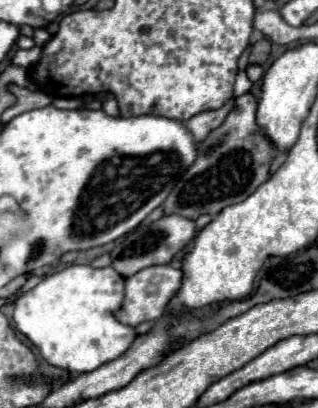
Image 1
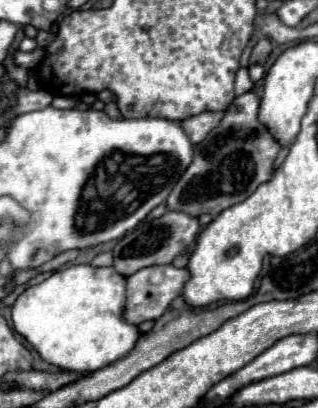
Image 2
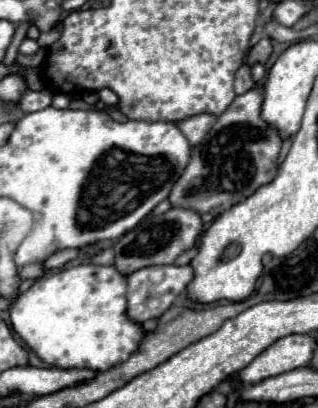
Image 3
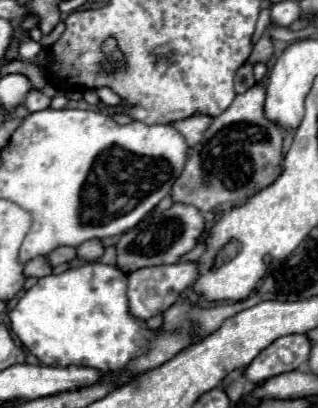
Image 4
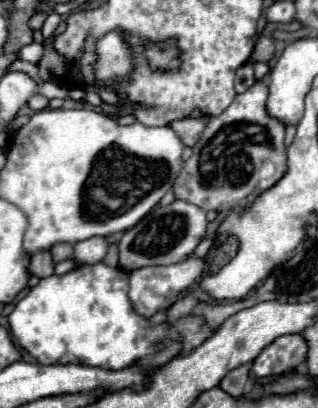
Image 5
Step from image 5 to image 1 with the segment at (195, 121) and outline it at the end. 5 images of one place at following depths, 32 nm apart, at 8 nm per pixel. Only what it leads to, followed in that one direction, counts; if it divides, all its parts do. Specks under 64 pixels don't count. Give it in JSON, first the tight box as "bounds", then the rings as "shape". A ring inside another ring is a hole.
{"bounds":[184,100,234,142],"shape":[[[230,100],[230,102],[228,102],[224,108],[220,108],[220,110],[200,112],[200,114],[192,116],[190,120],[186,120],[184,126],[194,134],[194,140],[200,142],[200,140],[204,140],[204,138],[208,136],[208,132],[210,132],[212,128],[218,128],[218,126],[222,124],[224,116],[232,110],[232,104],[234,104],[234,100]]]}

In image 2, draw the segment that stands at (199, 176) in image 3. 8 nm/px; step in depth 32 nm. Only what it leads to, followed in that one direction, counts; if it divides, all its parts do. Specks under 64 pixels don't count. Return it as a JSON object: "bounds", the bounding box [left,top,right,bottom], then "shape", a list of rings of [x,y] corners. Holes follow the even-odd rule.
{"bounds":[166,90,280,216],"shape":[[[252,90],[234,98],[220,124],[206,136],[204,142],[194,146],[196,154],[192,164],[174,184],[166,200],[168,210],[182,210],[192,216],[218,216],[222,210],[246,200],[260,184],[274,176],[274,160],[280,150],[280,142],[258,120],[258,108],[260,96]]]}

